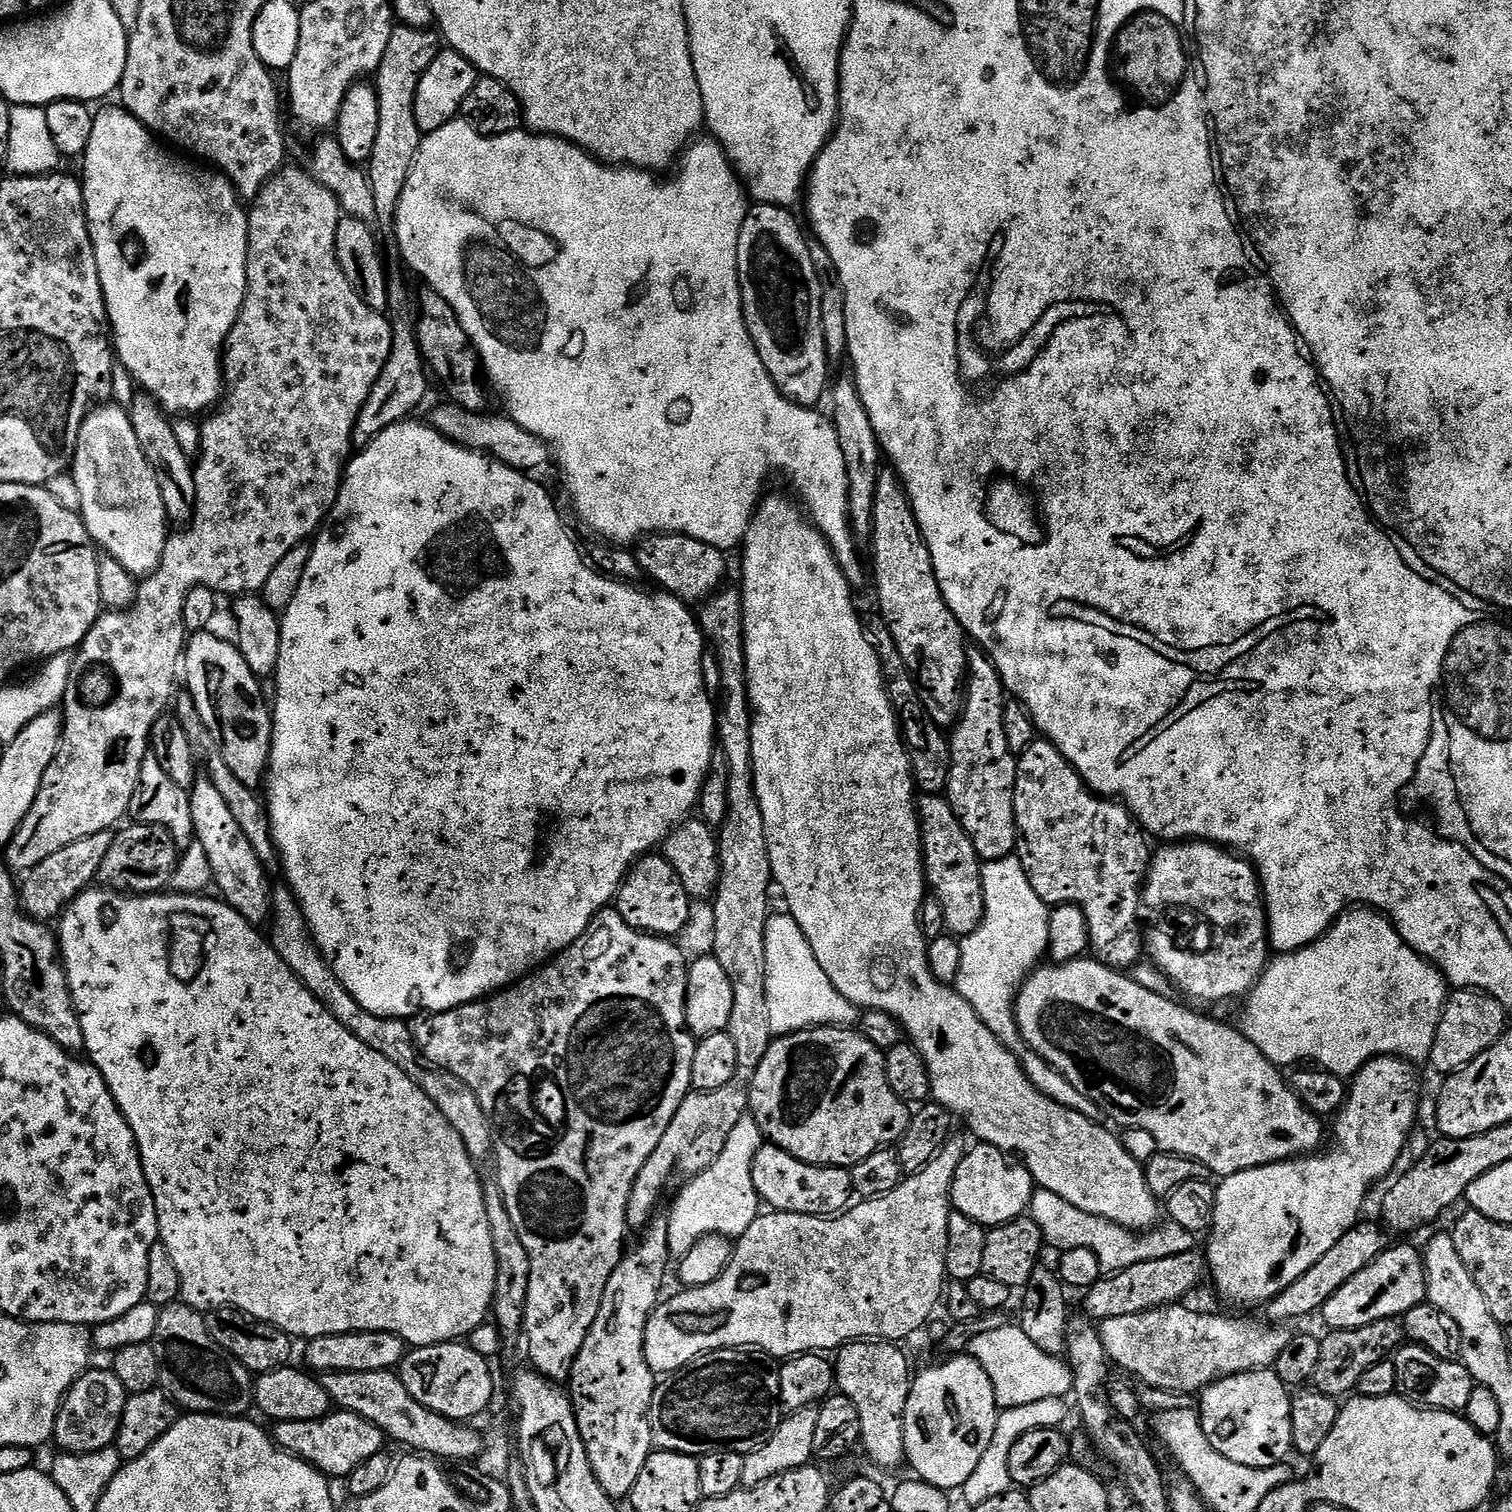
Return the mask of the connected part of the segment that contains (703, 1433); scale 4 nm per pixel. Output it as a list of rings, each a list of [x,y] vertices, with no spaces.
[[[723,1348],[697,1355],[695,1360],[688,1361],[685,1368],[665,1375],[656,1385],[648,1411],[652,1443],[659,1451],[697,1458],[715,1452],[753,1452],[772,1437],[781,1419],[780,1370],[777,1361],[767,1354],[738,1348]]]

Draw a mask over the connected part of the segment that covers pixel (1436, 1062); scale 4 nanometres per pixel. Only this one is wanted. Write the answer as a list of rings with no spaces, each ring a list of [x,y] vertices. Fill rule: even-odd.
[[[1475,990],[1453,991],[1440,1012],[1434,1046],[1428,1055],[1433,1070],[1443,1074],[1461,1072],[1467,1064],[1474,1062],[1474,1058],[1478,1058],[1478,1054],[1490,1050],[1490,1046],[1500,1040],[1506,1031],[1504,1019],[1505,1010],[1493,996]]]

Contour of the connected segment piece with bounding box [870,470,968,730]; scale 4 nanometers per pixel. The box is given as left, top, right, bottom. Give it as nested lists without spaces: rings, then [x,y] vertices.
[[[892,470],[881,471],[878,482],[876,483],[870,547],[872,547],[872,568],[870,564],[870,572],[871,575],[872,572],[876,575],[876,600],[880,603],[880,605],[878,605],[880,619],[883,620],[884,625],[886,625],[890,630],[890,634],[894,638],[894,646],[898,646],[898,654],[902,654],[902,662],[906,662],[906,666],[910,670],[912,681],[916,683],[916,693],[918,694],[921,704],[924,705],[926,714],[942,730],[951,729],[953,725],[955,725],[956,721],[959,720],[960,711],[964,708],[964,690],[966,687],[966,677],[968,675],[968,652],[966,647],[964,648],[964,644],[966,645],[966,637],[964,629],[961,628],[960,623],[958,622],[958,618],[954,618],[954,614],[950,610],[950,606],[946,606],[946,602],[942,598],[942,590],[936,581],[934,566],[932,565],[932,559],[930,558],[930,550],[924,544],[924,539],[920,533],[920,527],[912,513],[912,504],[908,501],[908,496],[904,492],[904,485],[900,483],[900,477]]]

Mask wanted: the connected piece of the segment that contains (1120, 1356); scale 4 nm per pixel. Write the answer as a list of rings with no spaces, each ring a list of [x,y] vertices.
[[[1183,1303],[1167,1304],[1164,1308],[1155,1308],[1154,1310],[1146,1310],[1142,1314],[1126,1314],[1126,1318],[1110,1318],[1103,1321],[1099,1325],[1099,1334],[1102,1346],[1105,1347],[1105,1354],[1113,1365],[1116,1364],[1120,1368],[1125,1368],[1129,1372],[1129,1377],[1137,1376],[1135,1379],[1141,1384],[1149,1384],[1155,1388],[1161,1388],[1167,1392],[1178,1392],[1181,1394],[1196,1394],[1201,1390],[1220,1380],[1223,1376],[1237,1376],[1243,1372],[1263,1372],[1271,1369],[1278,1362],[1278,1354],[1282,1354],[1282,1349],[1286,1347],[1286,1342],[1290,1342],[1290,1338],[1294,1335],[1293,1329],[1288,1329],[1288,1326],[1273,1326],[1271,1323],[1263,1322],[1264,1324],[1246,1324],[1240,1320],[1227,1320],[1224,1316],[1207,1316],[1204,1312],[1195,1312],[1192,1308],[1184,1308]]]

